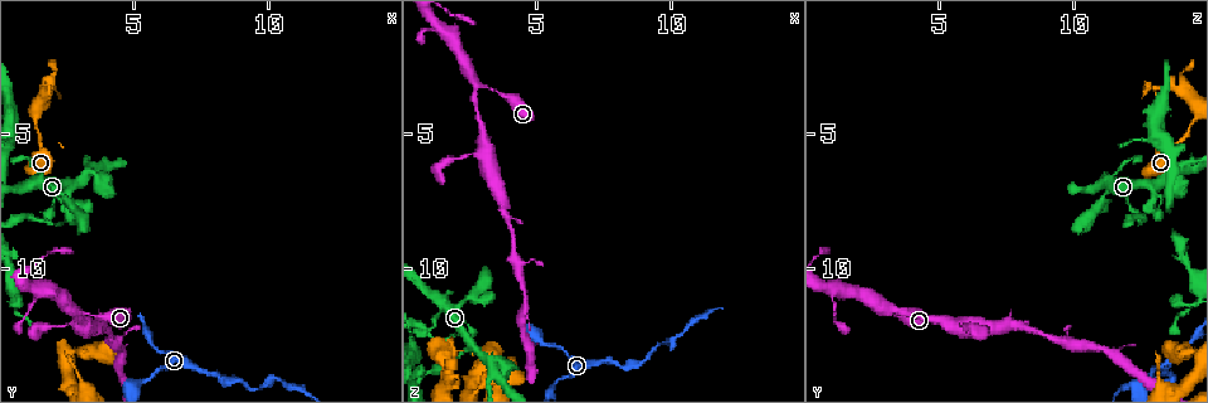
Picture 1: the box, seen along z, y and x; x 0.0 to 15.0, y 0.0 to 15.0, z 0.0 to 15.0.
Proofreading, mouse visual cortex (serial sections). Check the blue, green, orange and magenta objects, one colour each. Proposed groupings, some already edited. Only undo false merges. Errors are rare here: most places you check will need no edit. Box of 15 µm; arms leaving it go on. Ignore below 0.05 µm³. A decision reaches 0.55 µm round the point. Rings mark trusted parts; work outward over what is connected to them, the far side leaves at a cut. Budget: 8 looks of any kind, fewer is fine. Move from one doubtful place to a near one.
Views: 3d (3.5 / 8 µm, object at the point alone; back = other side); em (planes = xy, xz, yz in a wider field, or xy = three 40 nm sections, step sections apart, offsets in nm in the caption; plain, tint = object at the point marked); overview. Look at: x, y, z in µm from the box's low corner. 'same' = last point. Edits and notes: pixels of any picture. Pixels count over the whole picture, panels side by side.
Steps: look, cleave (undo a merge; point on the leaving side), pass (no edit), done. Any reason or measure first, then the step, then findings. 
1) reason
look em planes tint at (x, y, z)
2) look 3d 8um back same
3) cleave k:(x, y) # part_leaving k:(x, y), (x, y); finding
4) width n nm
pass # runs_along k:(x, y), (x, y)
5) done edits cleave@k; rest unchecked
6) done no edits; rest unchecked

sharp bend
look 3d 8um back at (2.8, 11.5, 3.1)

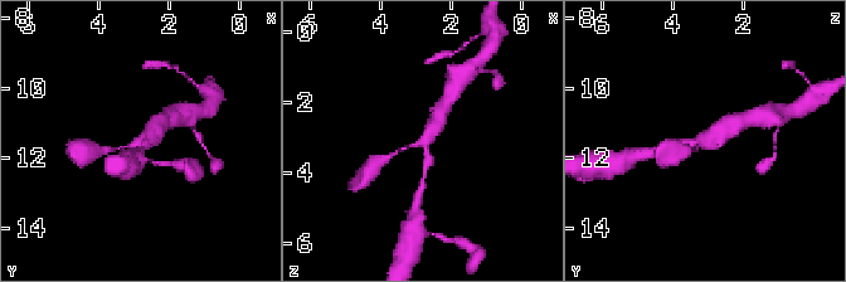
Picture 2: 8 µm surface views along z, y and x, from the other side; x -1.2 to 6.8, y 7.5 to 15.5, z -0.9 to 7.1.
arms 3; arm_widths 150, 250, 450 nm; now the EM
look em planes tint at (2.9, 11.5, 3.2)

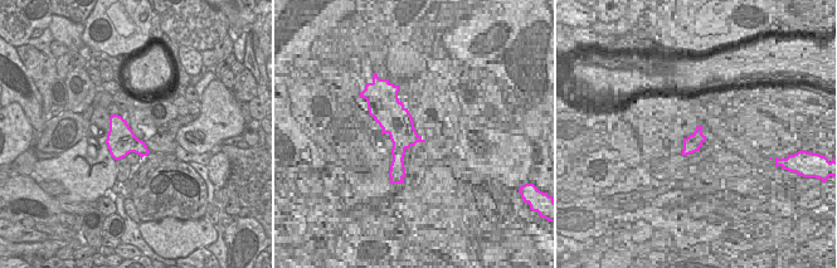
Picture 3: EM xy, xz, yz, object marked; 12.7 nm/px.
pass # one cell here

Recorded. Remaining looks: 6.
narrows sharply
look 3d 8um back at (2.1, 8.3, 12.5)

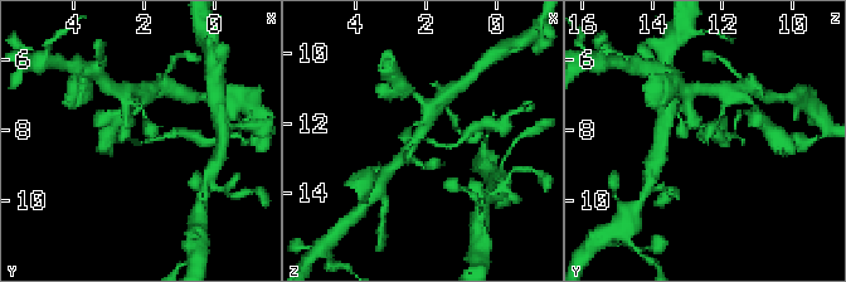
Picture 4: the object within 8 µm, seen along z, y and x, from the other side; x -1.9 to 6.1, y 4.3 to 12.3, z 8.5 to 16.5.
zoom in
look 3d 3.5um at (2.0, 8.3, 12.5)

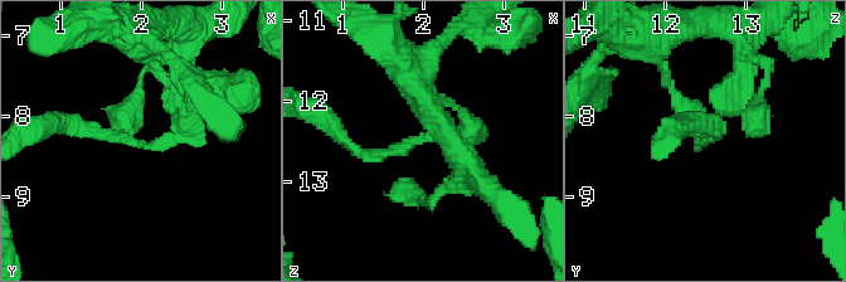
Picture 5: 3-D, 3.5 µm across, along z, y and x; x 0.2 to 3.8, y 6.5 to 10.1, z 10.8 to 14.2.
cleave 5:(409, 142) # a second cell is stuck on

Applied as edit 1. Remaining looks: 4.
side arm on a straight run
look 3d 8um at (3.1, 12.1, 5.5)

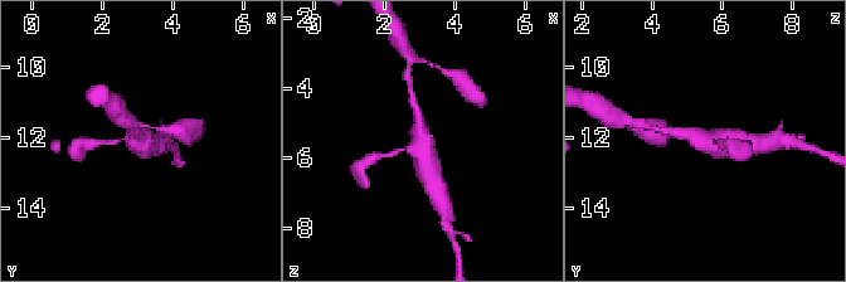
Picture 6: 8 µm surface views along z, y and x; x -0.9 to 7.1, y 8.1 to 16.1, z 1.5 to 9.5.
look 3d 3.5um at (3.1, 12.1, 5.5)

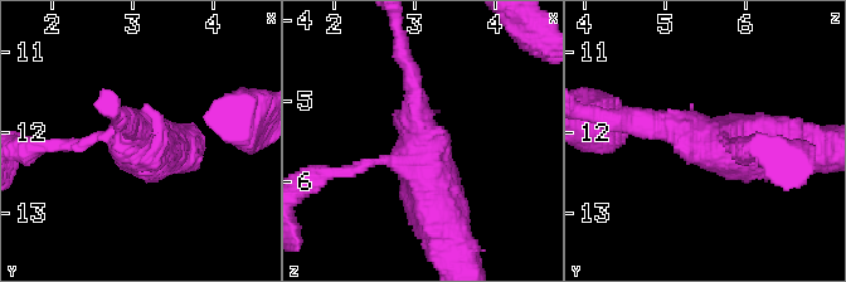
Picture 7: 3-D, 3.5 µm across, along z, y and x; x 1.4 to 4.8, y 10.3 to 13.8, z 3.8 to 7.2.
arms 3; arm_widths 150, 250, 500 nm; now the EM
look em xy step 3 tint at (3.10, 12.10, 5.50)

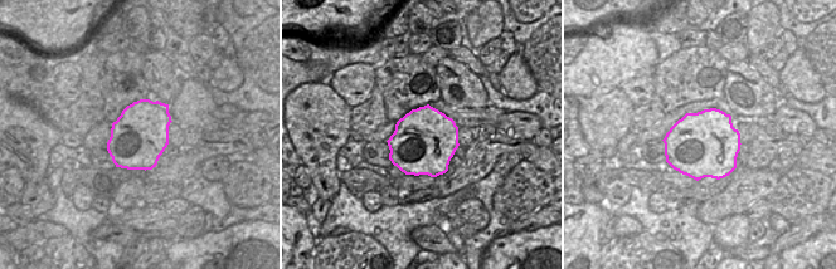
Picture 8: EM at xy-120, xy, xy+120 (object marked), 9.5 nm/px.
pass # one cell here

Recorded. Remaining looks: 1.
done edits cleave@5; rest unchecked

